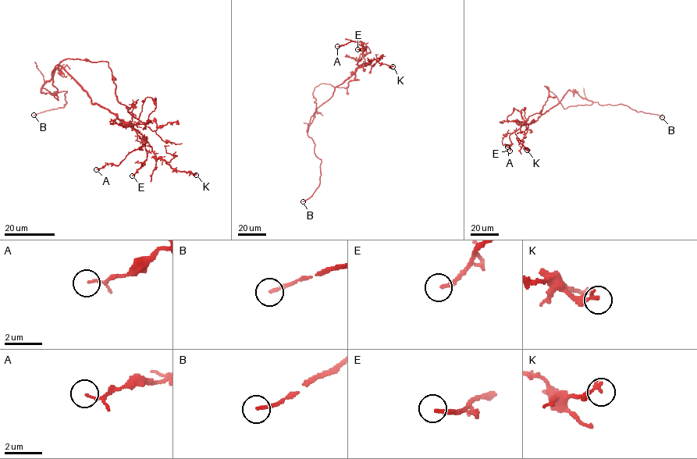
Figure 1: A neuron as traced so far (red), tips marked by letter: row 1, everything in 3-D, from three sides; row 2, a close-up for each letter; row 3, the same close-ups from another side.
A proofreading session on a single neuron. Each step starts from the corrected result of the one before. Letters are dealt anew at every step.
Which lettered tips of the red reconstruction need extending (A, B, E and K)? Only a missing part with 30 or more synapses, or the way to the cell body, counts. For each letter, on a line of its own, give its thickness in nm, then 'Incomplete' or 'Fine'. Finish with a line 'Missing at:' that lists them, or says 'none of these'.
A: Thickness 80 nm. Fine
B: Thickness 180 nm. Incomplete
E: Thickness 200 nm. Fine
K: Thickness 240 nm. Fine
Missing at: B

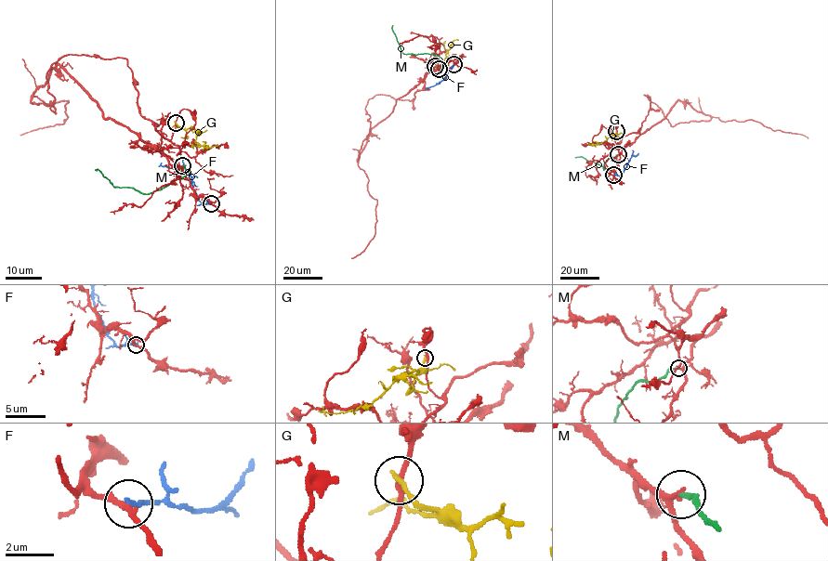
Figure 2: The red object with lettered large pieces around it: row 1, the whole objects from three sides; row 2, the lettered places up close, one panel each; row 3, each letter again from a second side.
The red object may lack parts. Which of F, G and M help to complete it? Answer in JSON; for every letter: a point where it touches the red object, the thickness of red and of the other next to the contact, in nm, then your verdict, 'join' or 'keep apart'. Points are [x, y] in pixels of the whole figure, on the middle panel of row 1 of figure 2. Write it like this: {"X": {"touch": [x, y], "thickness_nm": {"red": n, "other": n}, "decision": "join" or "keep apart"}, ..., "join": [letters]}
{"F": {"touch": [453, 64], "thickness_nm": {"red": 240, "other": 200}, "decision": "keep apart"}, "G": {"touch": [435, 66], "thickness_nm": {"red": 220, "other": 220}, "decision": "keep apart"}, "M": {"touch": [439, 69], "thickness_nm": {"red": 190, "other": 200}, "decision": "keep apart"}, "join": []}

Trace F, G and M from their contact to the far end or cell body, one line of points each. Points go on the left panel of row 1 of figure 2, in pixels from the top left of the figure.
F: (211, 203), (203, 204), (198, 200), (192, 188), (192, 178), (183, 167), (158, 166)
G: (175, 123), (194, 129), (196, 143), (207, 148), (219, 145)
M: (182, 165), (190, 172), (147, 194), (132, 188), (114, 186), (97, 171)

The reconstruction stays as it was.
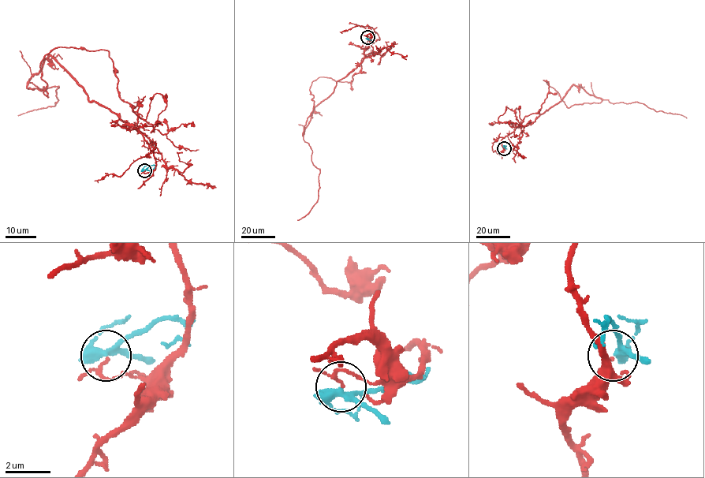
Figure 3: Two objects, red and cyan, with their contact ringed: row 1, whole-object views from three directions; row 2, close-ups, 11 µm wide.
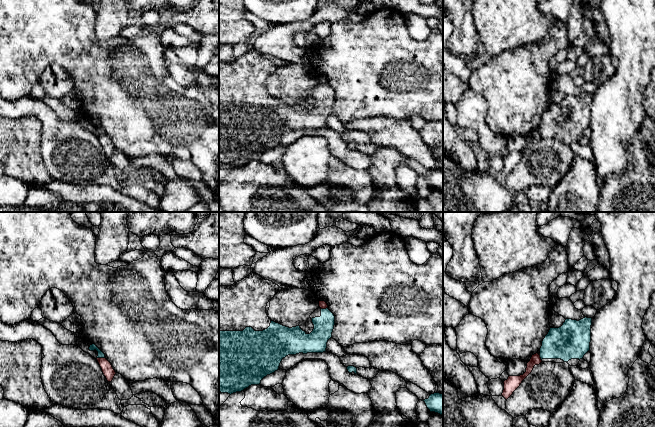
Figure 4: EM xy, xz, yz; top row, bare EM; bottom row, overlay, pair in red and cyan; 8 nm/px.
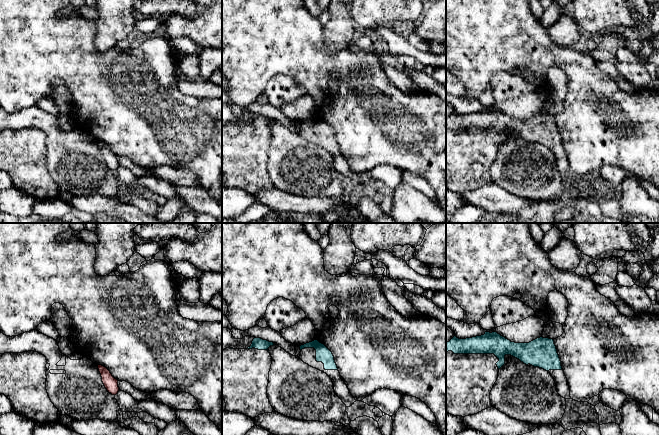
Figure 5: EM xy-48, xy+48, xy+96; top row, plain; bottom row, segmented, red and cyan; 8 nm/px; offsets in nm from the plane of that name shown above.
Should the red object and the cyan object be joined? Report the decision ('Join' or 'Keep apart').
Keep apart

